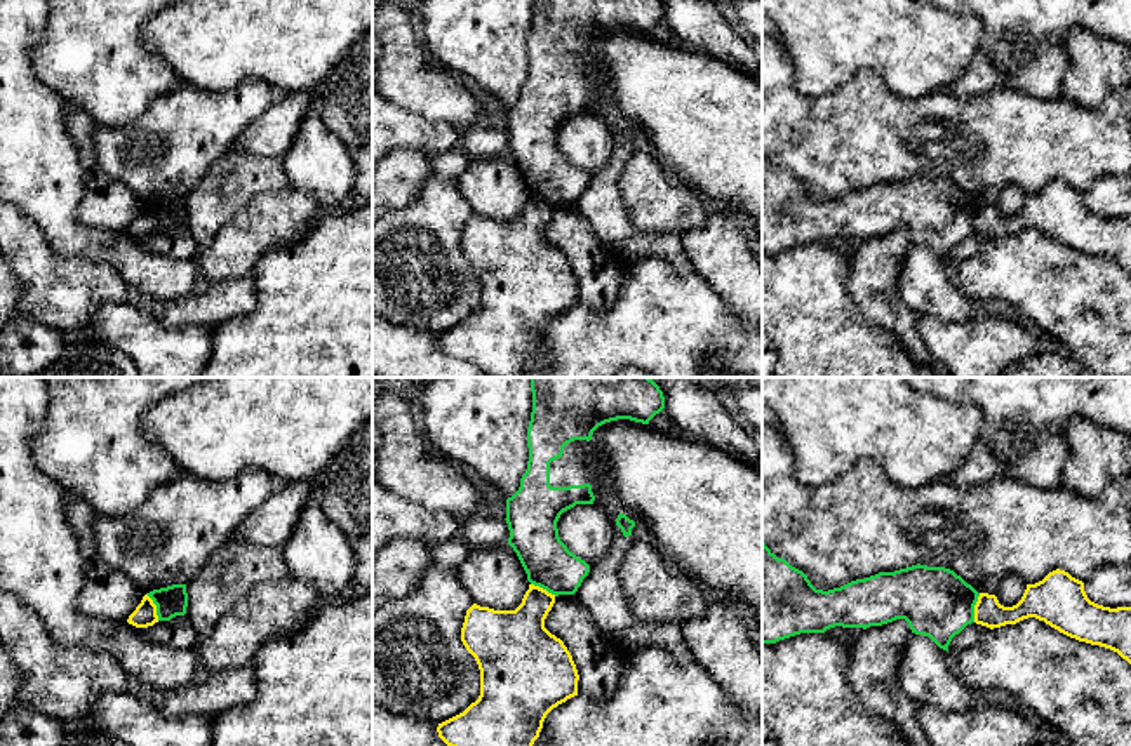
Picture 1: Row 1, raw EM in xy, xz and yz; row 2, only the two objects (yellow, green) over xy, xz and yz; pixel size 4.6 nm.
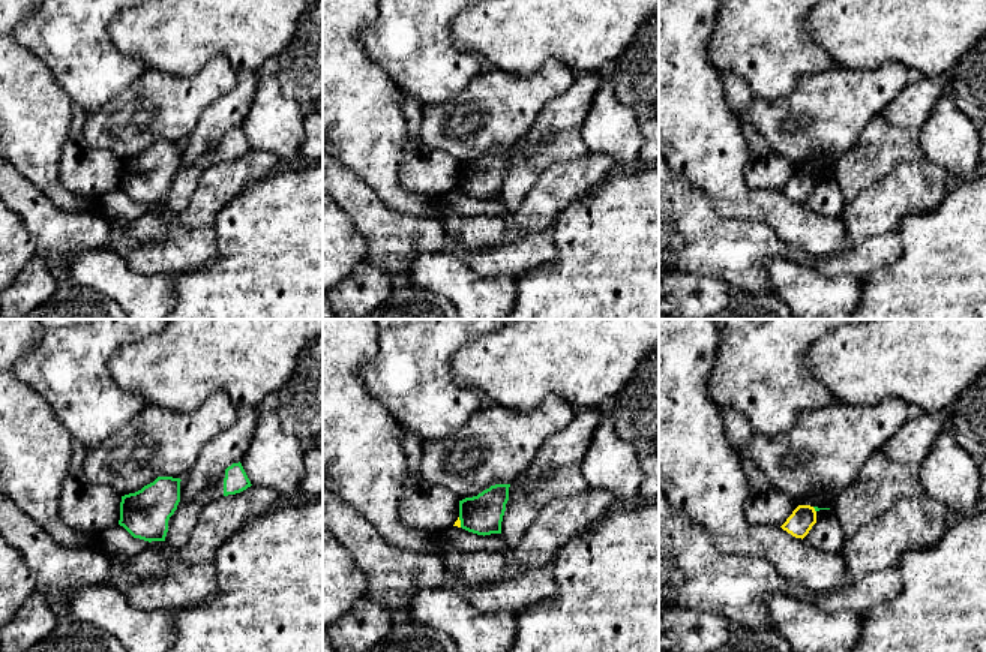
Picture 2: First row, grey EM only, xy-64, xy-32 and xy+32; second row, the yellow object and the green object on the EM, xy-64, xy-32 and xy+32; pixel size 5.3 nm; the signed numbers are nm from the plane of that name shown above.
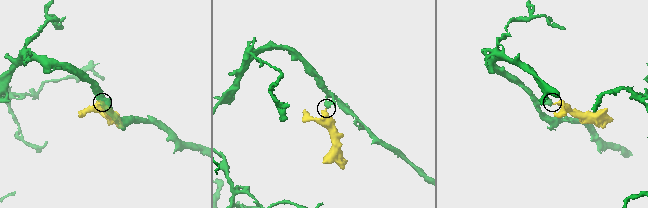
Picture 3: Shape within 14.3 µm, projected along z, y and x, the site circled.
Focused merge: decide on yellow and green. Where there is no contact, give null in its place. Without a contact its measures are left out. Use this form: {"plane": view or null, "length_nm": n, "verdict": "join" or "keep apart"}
{"plane": "yz", "length_nm": 140, "verdict": "keep apart"}

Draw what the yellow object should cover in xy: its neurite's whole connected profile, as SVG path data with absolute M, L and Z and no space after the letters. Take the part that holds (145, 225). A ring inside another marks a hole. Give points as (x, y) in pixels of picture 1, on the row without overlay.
M148 205L143 207L141 214L129 226L127 233L136 238L148 238L158 233L157 216Z

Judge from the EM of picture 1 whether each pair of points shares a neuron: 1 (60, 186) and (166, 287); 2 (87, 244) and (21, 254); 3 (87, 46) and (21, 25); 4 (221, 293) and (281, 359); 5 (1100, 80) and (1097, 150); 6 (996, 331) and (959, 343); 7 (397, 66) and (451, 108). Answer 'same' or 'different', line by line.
1: same
2: different
3: different
4: different
5: different
6: same
7: same

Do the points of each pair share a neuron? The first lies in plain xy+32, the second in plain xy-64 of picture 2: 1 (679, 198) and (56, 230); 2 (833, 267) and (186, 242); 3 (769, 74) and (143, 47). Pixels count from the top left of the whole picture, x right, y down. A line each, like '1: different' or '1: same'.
1: same
2: same
3: different

